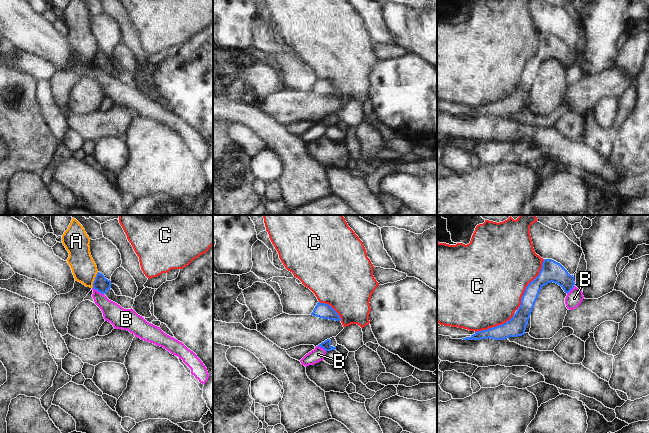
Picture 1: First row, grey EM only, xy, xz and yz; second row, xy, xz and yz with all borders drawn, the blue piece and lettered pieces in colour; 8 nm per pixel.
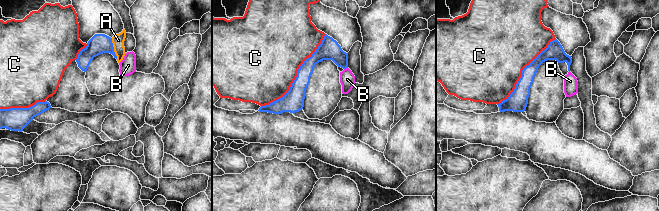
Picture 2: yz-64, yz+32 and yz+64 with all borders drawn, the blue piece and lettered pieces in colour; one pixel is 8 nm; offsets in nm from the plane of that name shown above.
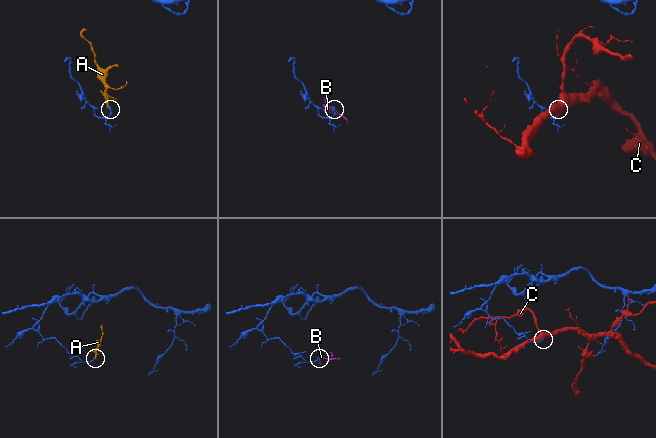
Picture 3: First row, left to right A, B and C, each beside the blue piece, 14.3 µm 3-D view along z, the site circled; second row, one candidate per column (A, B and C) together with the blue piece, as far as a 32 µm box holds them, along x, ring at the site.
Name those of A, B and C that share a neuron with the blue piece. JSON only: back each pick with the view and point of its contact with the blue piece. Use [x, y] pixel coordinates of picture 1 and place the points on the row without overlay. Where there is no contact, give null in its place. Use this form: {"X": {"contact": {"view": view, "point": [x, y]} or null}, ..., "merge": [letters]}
{"merge": []}

